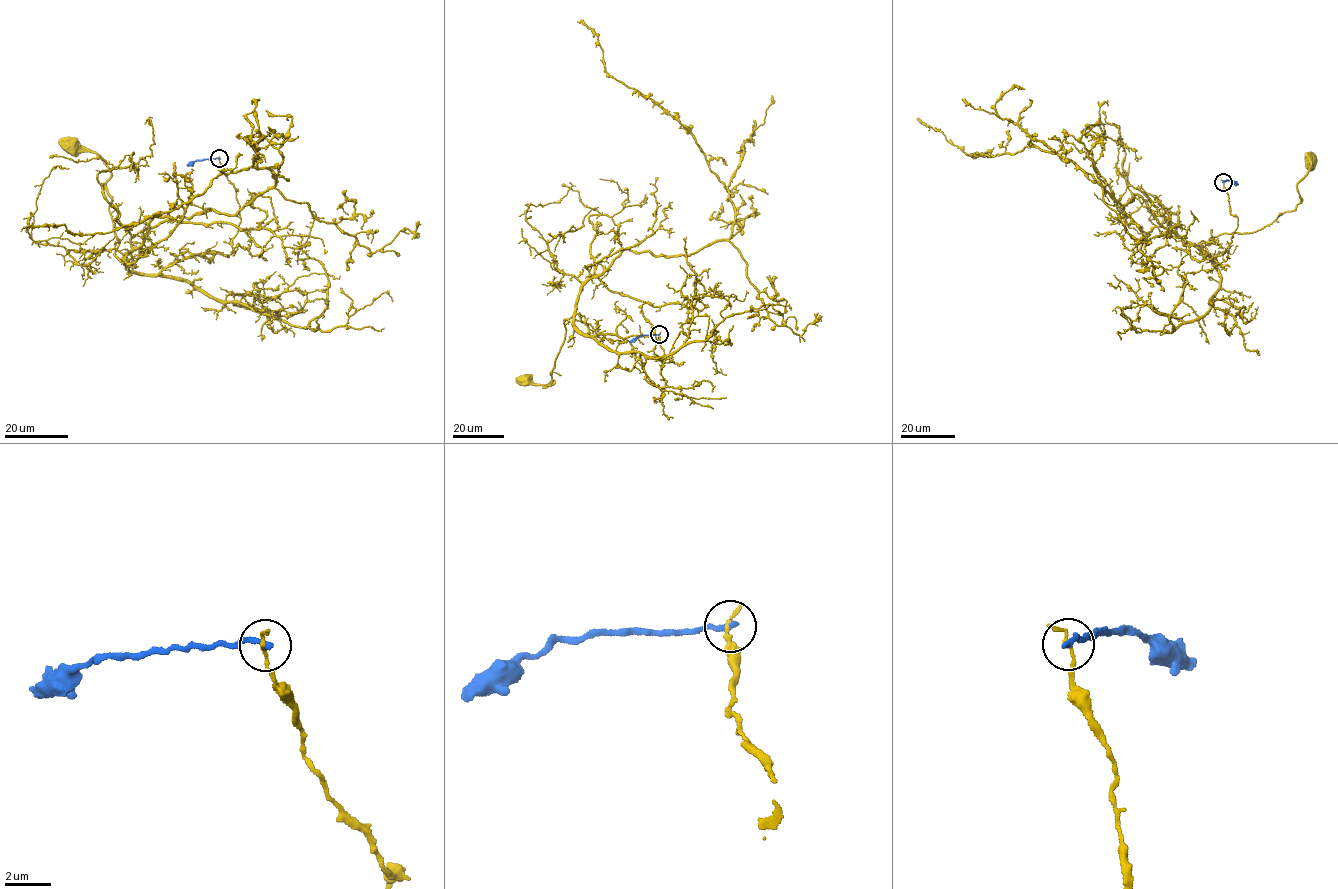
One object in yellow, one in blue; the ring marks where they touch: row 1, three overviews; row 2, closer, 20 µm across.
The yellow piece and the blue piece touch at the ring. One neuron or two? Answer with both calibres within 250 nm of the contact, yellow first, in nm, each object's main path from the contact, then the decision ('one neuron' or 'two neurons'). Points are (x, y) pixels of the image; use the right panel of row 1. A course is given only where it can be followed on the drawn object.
100/280 nm | yellow via (1222, 181), (1237, 228), (1221, 255), (1200, 261), (1214, 265), (1210, 238), (1292, 211), (1310, 160) | blue via (1223, 181), (1229, 179), (1238, 183) | two neurons

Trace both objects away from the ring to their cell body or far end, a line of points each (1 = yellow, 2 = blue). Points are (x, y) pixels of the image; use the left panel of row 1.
1: (219, 158), (237, 190), (231, 253), (206, 251), (142, 275), (115, 254), (110, 170), (71, 145)
2: (219, 158), (197, 160), (187, 164)

